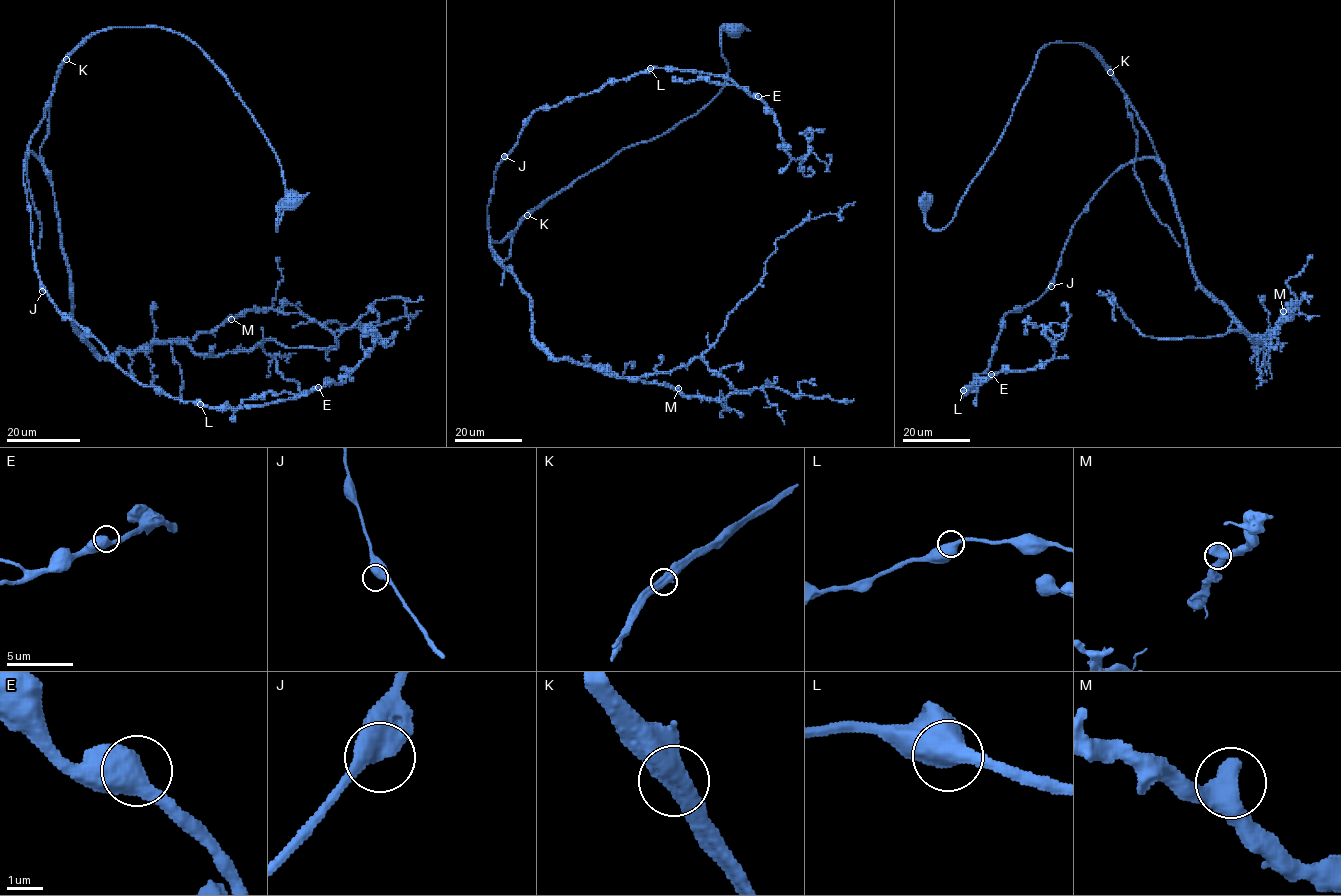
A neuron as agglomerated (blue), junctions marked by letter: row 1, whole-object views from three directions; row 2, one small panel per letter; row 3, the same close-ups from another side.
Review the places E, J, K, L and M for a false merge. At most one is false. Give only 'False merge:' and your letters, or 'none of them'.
False merge: K

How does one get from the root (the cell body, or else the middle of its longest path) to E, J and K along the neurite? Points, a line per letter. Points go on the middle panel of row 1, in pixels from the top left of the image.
E: (733, 28), (726, 81), (702, 109), (543, 201), (496, 259), (494, 172), (535, 111), (653, 67), (758, 96)
J: (733, 28), (721, 30), (721, 90), (543, 201), (502, 265), (487, 206), (504, 156)
K: (733, 28), (721, 30), (721, 52), (728, 67), (726, 81), (702, 109), (663, 134), (623, 148), (526, 215)

